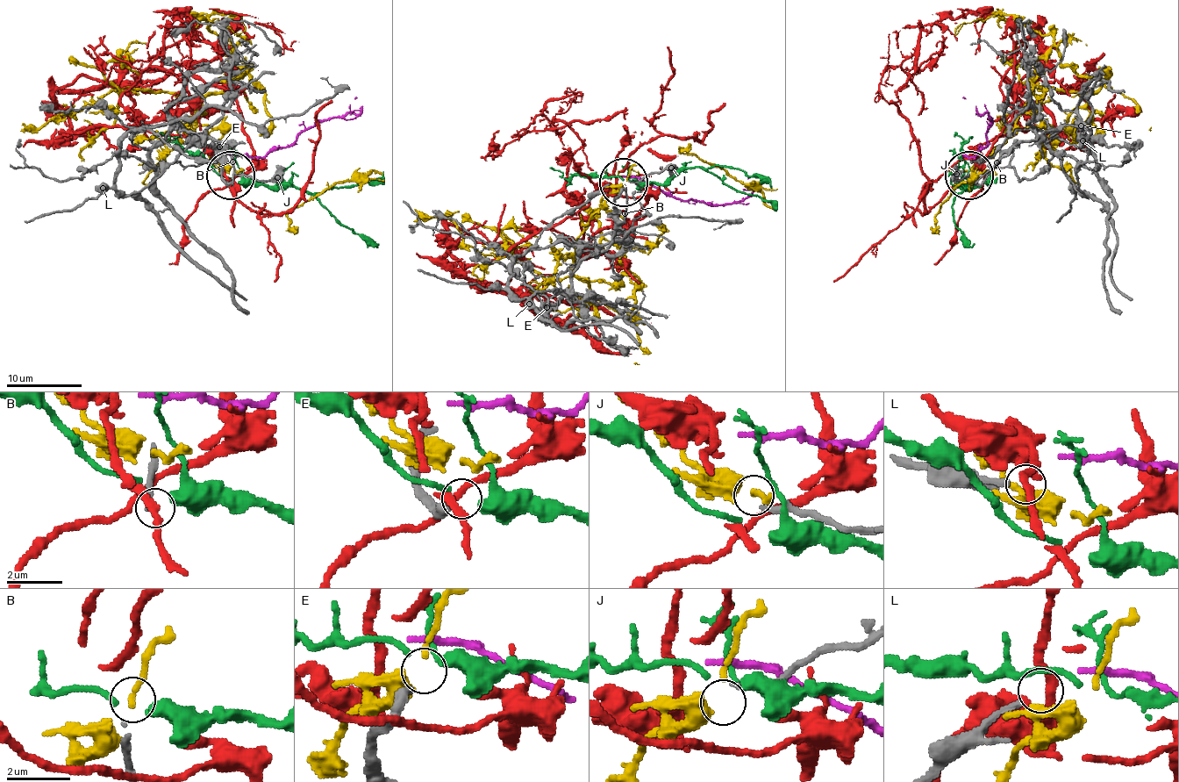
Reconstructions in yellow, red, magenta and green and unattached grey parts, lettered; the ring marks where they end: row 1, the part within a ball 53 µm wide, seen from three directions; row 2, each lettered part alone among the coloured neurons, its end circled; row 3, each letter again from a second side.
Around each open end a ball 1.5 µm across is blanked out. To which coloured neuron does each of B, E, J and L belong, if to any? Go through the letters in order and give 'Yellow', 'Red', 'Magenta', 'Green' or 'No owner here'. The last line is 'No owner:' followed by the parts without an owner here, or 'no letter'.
B: No owner here
E: Green
J: Yellow
L: No owner here
No owner: B, L

